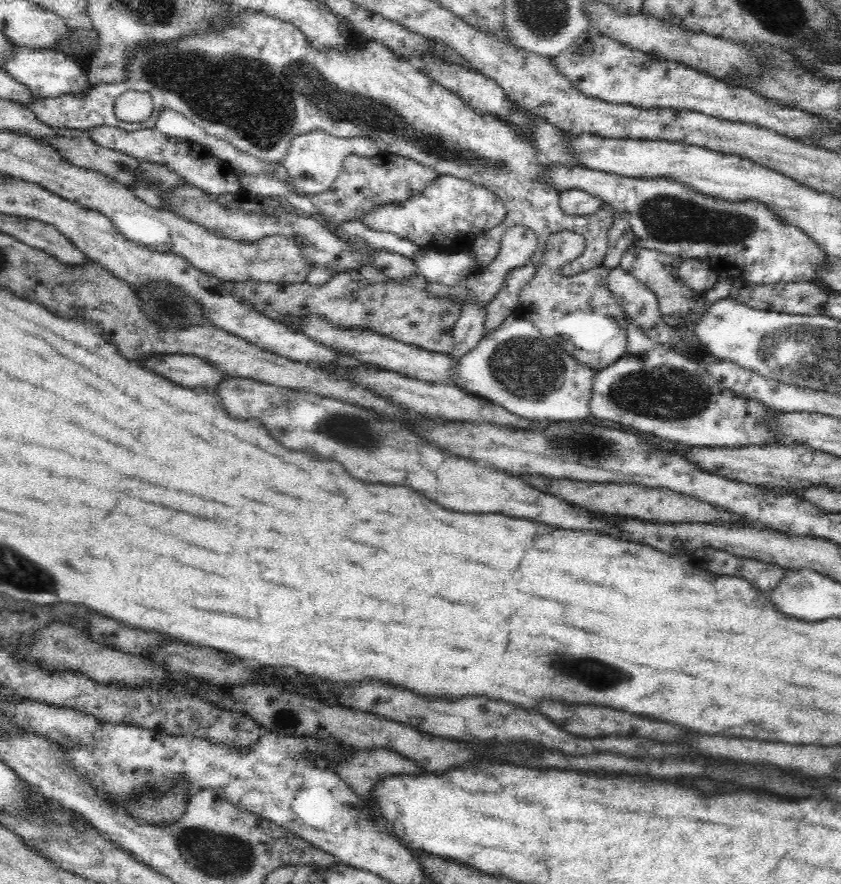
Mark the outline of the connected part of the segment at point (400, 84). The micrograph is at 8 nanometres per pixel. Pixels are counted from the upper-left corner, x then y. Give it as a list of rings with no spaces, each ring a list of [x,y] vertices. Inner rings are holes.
[[[243,11],[240,12],[240,14],[232,14],[232,16],[228,14],[224,20],[221,18],[216,18],[216,21],[218,21],[218,24],[215,22],[208,22],[208,24],[206,24],[206,28],[204,28],[200,34],[198,34],[198,32],[194,32],[194,34],[182,34],[182,36],[178,36],[178,38],[172,42],[160,44],[145,43],[144,46],[138,47],[137,50],[132,52],[133,59],[129,60],[129,66],[126,66],[125,68],[125,79],[121,80],[120,83],[94,84],[90,86],[90,89],[87,91],[87,95],[84,94],[82,99],[78,99],[78,97],[74,97],[74,95],[54,96],[54,98],[35,97],[32,103],[28,103],[25,106],[37,116],[39,121],[42,121],[44,124],[51,125],[54,128],[69,128],[86,131],[94,126],[107,126],[116,127],[126,132],[134,132],[137,130],[142,130],[142,128],[152,128],[155,116],[160,114],[164,108],[171,108],[176,112],[180,112],[180,114],[184,114],[184,116],[186,116],[188,120],[194,122],[194,124],[204,128],[208,134],[233,144],[236,148],[238,148],[238,150],[241,150],[246,154],[251,154],[260,160],[267,160],[268,162],[276,162],[276,160],[283,159],[293,138],[296,138],[296,136],[302,136],[302,134],[306,134],[306,132],[316,129],[323,130],[328,134],[333,134],[334,136],[338,136],[340,138],[354,138],[355,136],[360,136],[374,141],[379,146],[379,150],[382,154],[390,153],[396,156],[404,157],[413,160],[414,162],[423,164],[424,166],[432,167],[441,175],[455,176],[459,179],[467,180],[472,184],[487,188],[488,190],[494,192],[494,194],[497,194],[499,198],[503,200],[503,203],[506,206],[506,213],[504,220],[502,220],[498,226],[486,231],[482,236],[479,236],[475,241],[472,242],[470,251],[475,257],[475,262],[478,263],[478,266],[480,268],[485,267],[486,264],[494,260],[495,256],[500,251],[499,248],[501,245],[502,236],[503,233],[506,232],[506,228],[513,226],[527,227],[531,231],[535,232],[535,235],[538,239],[538,244],[534,254],[530,256],[530,262],[526,262],[526,264],[522,264],[521,267],[514,268],[513,271],[510,271],[509,274],[506,275],[505,283],[502,284],[501,290],[496,296],[494,296],[494,299],[490,300],[490,303],[486,304],[486,335],[489,335],[494,328],[497,328],[498,325],[500,325],[510,316],[517,315],[517,312],[521,307],[520,298],[522,287],[525,287],[526,284],[530,282],[530,279],[537,274],[537,267],[540,266],[542,256],[545,254],[545,242],[549,239],[550,235],[560,231],[572,231],[582,235],[586,241],[586,248],[583,249],[583,253],[576,260],[570,261],[560,269],[564,276],[571,277],[583,272],[588,272],[590,269],[602,266],[604,264],[608,244],[610,242],[610,240],[607,238],[607,232],[608,229],[611,228],[612,221],[617,216],[617,212],[614,210],[614,208],[605,203],[605,206],[602,207],[601,210],[594,212],[593,215],[566,215],[566,213],[564,213],[560,207],[559,191],[552,187],[548,182],[543,182],[542,178],[539,178],[541,170],[544,170],[547,165],[541,163],[538,159],[538,148],[532,139],[516,134],[514,128],[508,127],[507,124],[504,124],[496,115],[479,114],[473,108],[470,108],[466,103],[464,103],[458,95],[455,95],[453,92],[448,92],[441,84],[436,84],[433,80],[430,80],[426,74],[418,72],[417,67],[410,65],[408,61],[402,60],[400,56],[390,50],[387,46],[384,46],[379,40],[363,40],[360,48],[357,50],[350,50],[348,54],[343,54],[343,52],[338,50],[319,50],[318,48],[315,48],[307,42],[307,38],[303,35],[303,32],[298,30],[298,28],[296,28],[292,23],[287,23],[286,21],[278,20],[277,18],[268,16],[266,12]],[[127,90],[149,92],[151,94],[153,100],[152,114],[150,114],[145,121],[139,123],[127,123],[116,119],[116,115],[114,115],[114,102],[117,96],[120,96],[120,94],[126,92]]]

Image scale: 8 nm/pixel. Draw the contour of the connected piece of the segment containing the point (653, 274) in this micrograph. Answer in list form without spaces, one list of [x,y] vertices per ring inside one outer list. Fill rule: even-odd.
[[[633,244],[622,255],[620,266],[628,273],[634,276],[640,283],[645,284],[656,296],[659,302],[659,311],[665,318],[686,314],[686,312],[697,312],[694,322],[708,307],[702,301],[703,293],[697,293],[682,282],[680,277],[672,275],[672,264],[676,262],[673,255],[667,255],[650,249],[636,248]]]

